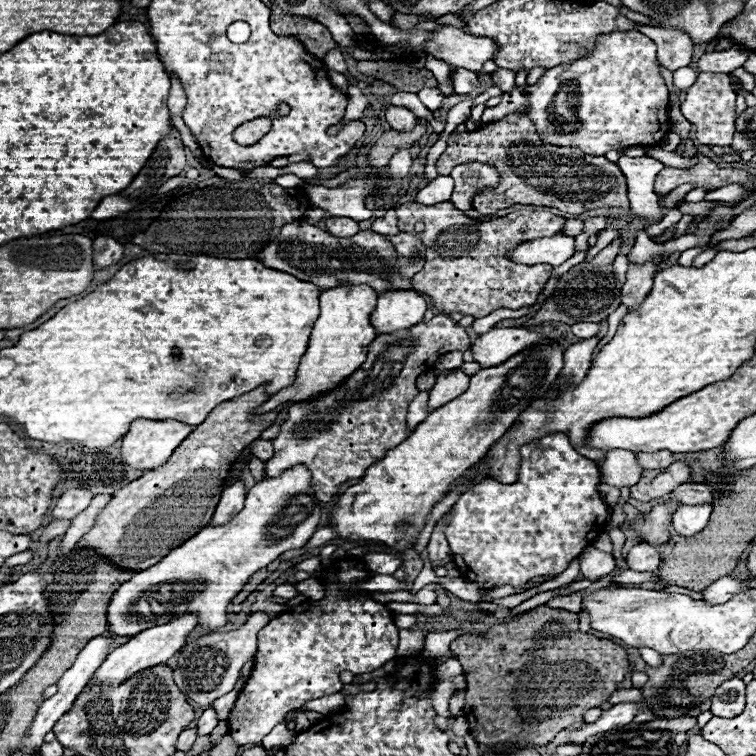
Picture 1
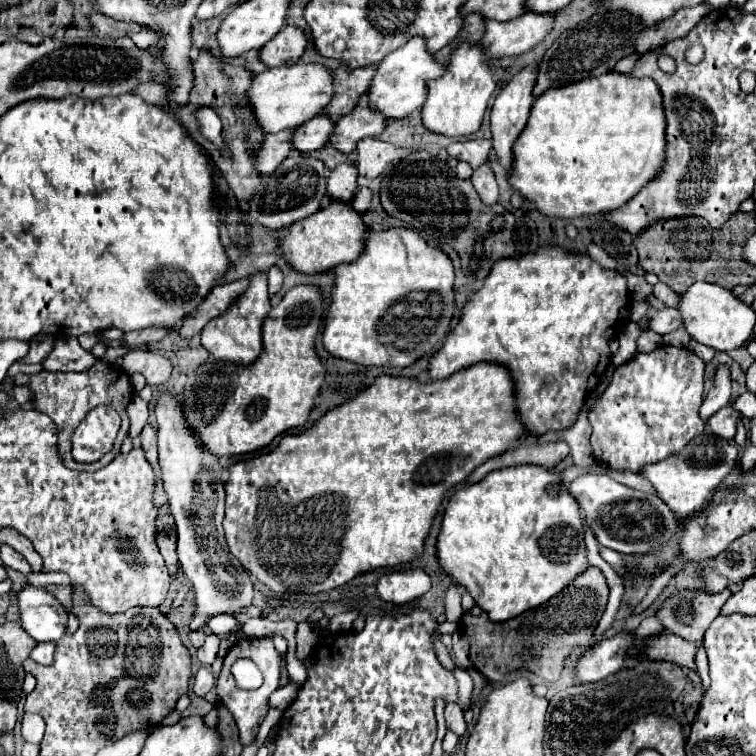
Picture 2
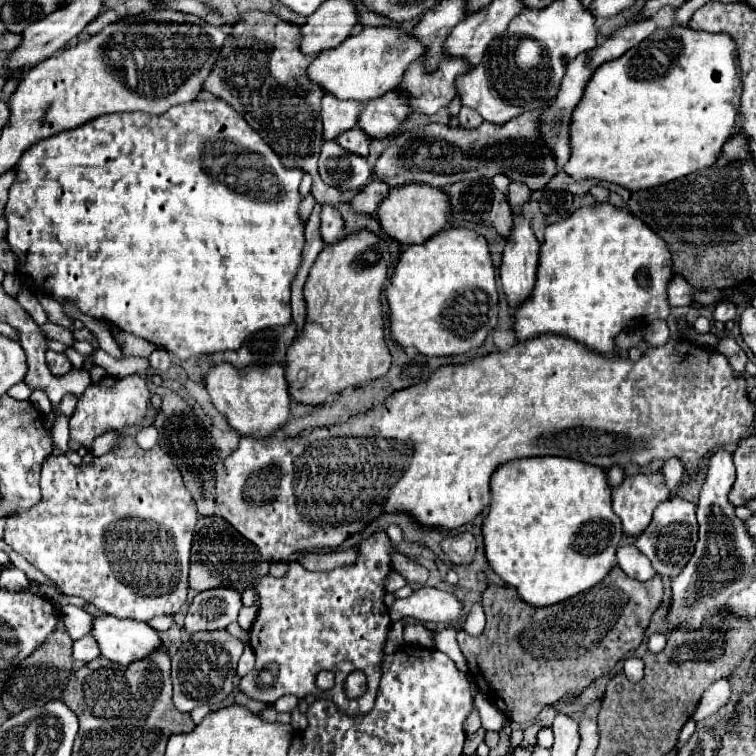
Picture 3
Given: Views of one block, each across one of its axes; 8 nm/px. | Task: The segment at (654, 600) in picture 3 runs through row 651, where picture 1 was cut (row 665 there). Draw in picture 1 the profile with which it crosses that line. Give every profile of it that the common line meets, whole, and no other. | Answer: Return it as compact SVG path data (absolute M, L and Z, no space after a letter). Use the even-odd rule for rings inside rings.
M546 604L528 610L510 624L492 626L486 634L462 634L450 644L450 650L456 660L460 660L466 676L462 716L468 720L474 740L486 746L518 740L544 746L552 742L560 730L582 722L586 710L608 702L610 696L622 686L624 676L634 672L634 666L630 666L628 654L622 646L580 632L578 614L550 608Z

